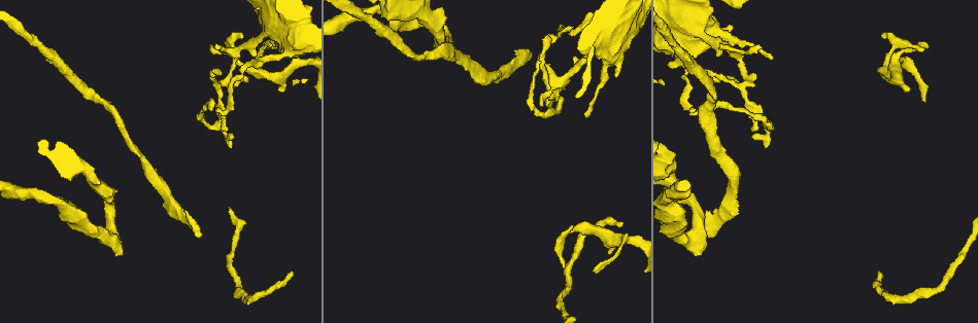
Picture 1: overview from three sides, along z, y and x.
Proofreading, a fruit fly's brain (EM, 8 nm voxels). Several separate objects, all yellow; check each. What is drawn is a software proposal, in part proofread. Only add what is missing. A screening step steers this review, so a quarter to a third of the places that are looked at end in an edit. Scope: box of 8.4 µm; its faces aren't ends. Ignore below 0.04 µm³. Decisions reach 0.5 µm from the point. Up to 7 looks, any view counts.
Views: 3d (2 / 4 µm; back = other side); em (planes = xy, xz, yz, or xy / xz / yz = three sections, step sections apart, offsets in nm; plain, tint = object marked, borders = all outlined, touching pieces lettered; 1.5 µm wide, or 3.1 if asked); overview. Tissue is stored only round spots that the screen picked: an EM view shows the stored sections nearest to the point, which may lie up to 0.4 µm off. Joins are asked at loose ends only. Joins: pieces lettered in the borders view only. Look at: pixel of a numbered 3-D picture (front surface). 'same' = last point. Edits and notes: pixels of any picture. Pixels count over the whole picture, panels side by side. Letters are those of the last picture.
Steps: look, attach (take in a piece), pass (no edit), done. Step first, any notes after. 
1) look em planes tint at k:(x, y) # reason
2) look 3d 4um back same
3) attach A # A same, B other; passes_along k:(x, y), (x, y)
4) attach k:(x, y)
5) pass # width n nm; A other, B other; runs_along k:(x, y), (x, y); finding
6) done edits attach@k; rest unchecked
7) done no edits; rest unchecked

look em xz step 4 borders at 1:(262, 43)

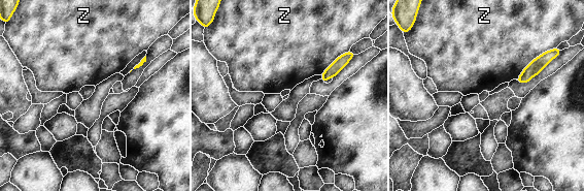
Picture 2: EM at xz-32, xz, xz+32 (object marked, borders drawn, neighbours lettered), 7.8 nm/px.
pass # Z other; border 2:(555, 48), (537, 56), (516, 80); no lettered piece goes on from it

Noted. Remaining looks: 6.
look em 3.1um planes borders at 1:(219, 46)

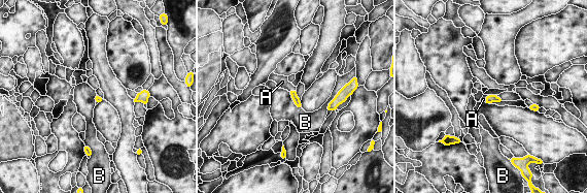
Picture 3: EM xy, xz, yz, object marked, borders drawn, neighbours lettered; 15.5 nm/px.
attach A # A same, B other; passes_along 3:(491, 98), (486, 98), (483, 99); the neuron continues

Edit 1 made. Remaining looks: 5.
look overview # see it whole again

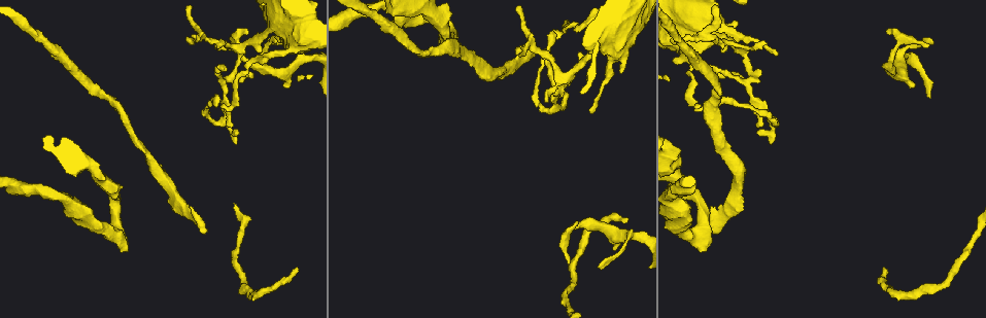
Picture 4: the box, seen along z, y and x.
look em planes borders at 4:(127, 251) # an open end

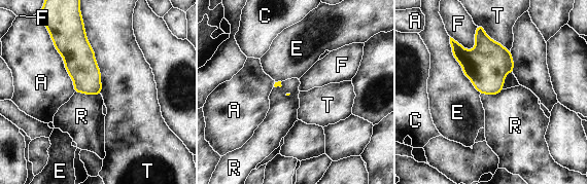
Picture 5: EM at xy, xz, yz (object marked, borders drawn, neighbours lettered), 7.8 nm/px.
pass # A other, C other, E other, F other, R other, T other; border 5:(74, 92), (100, 95); none of them fits

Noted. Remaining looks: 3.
done edits attach@3; rest unchecked

